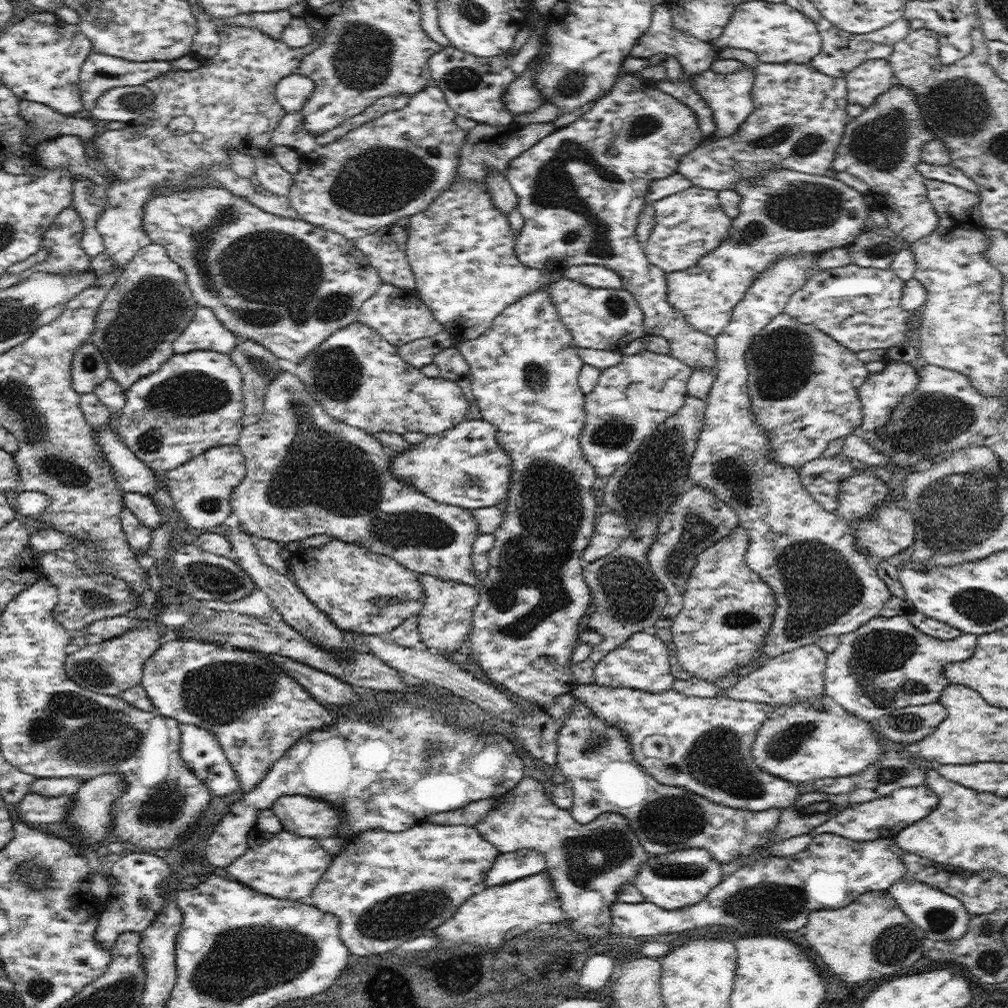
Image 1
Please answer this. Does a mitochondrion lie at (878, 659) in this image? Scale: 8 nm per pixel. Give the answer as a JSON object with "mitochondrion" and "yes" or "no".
{"mitochondrion":"yes"}

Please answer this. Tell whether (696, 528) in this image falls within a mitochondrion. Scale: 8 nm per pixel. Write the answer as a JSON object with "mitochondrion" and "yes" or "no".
{"mitochondrion":"yes"}

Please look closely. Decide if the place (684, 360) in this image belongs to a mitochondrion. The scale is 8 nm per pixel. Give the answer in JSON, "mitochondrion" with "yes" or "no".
{"mitochondrion":"no"}

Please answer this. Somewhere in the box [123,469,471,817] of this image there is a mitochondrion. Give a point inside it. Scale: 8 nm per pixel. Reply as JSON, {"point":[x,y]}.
{"point":[218,693]}

